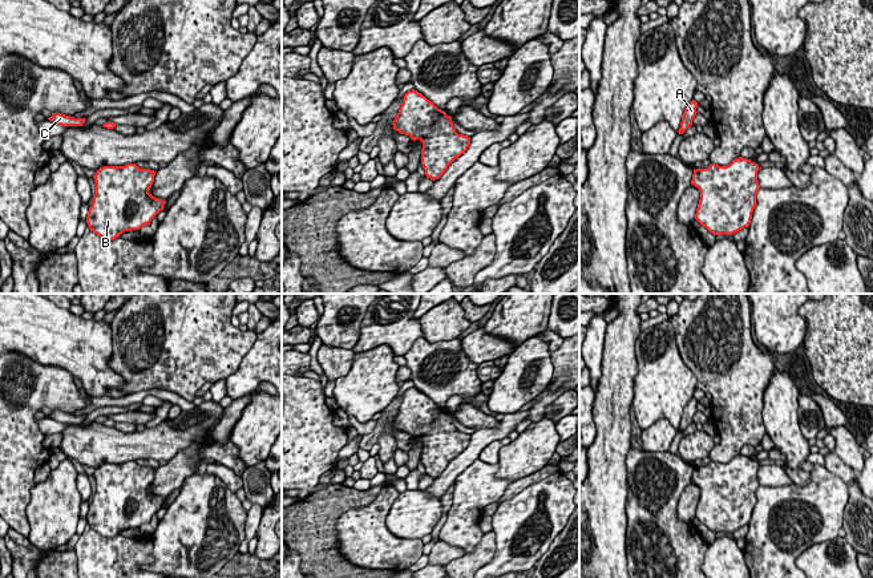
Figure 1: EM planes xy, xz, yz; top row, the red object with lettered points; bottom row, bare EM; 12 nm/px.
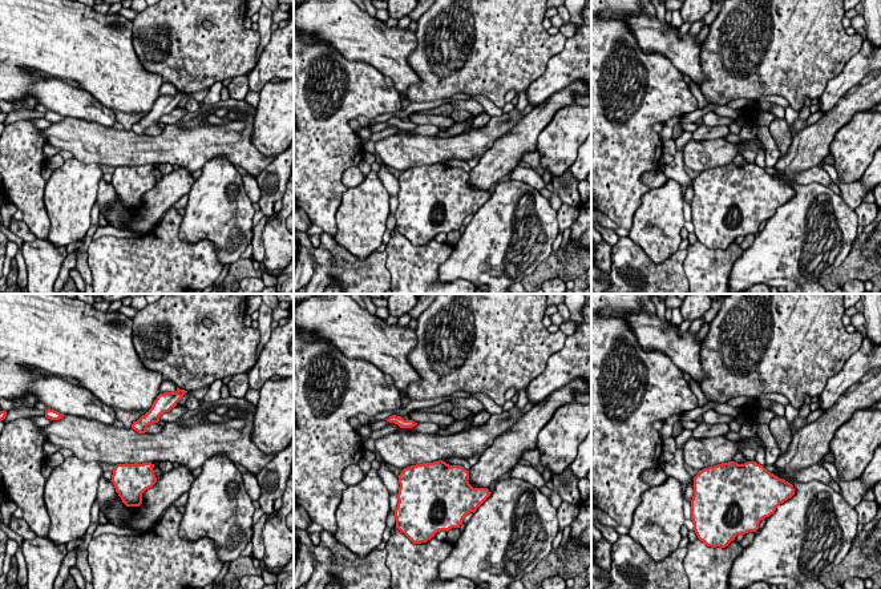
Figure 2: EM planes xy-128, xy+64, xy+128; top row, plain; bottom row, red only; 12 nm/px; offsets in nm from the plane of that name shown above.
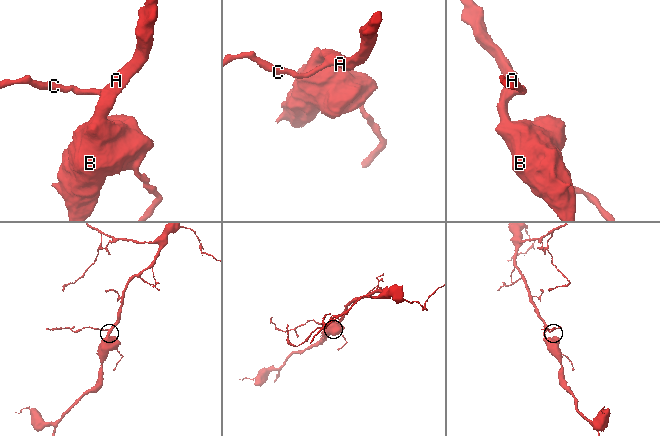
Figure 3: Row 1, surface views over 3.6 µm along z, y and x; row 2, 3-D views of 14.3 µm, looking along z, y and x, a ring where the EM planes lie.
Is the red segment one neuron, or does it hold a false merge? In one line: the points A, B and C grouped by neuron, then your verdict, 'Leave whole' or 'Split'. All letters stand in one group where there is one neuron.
Groups: A B C. Leave whole

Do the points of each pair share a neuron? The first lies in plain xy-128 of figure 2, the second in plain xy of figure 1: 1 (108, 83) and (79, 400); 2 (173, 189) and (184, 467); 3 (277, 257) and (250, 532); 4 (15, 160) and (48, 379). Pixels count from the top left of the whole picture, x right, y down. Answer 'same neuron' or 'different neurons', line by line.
1: different neurons
2: same neuron
3: different neurons
4: same neuron

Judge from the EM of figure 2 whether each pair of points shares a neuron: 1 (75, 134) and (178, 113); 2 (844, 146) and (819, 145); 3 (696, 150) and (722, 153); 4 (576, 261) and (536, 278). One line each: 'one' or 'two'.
1: two
2: two
3: one
4: one

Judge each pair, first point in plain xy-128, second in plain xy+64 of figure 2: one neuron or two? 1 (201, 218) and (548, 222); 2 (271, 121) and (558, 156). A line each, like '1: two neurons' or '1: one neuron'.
1: one neuron
2: one neuron

